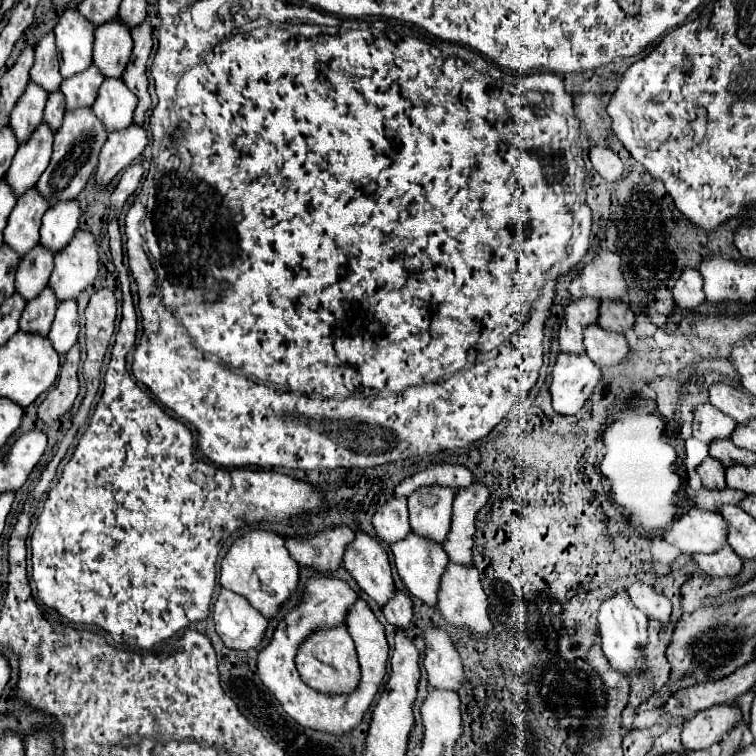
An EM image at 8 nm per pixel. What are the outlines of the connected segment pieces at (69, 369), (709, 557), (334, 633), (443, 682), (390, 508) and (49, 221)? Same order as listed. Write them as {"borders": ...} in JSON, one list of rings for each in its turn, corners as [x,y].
{"borders":[[[[75,344],[65,354],[65,362],[61,364],[61,372],[59,372],[59,380],[55,388],[47,394],[47,398],[37,408],[37,414],[45,424],[57,422],[73,406],[79,394],[77,366],[79,366],[79,344]]],[[[723,546],[713,554],[693,554],[691,558],[707,576],[737,576],[743,566],[743,560],[731,546]]],[[[345,624],[311,632],[297,650],[295,666],[305,684],[309,684],[311,688],[315,688],[319,692],[327,692],[327,694],[341,694],[341,692],[347,694],[347,692],[355,690],[355,686],[359,682],[359,664],[357,664],[355,644],[353,644]]],[[[427,626],[425,638],[425,670],[429,684],[435,688],[459,690],[463,680],[463,664],[449,634],[439,626]]],[[[391,496],[385,504],[381,504],[373,516],[373,526],[377,530],[377,536],[387,544],[393,544],[399,538],[405,538],[411,532],[407,498]]],[[[77,200],[57,202],[53,208],[49,208],[43,216],[41,244],[53,250],[53,254],[63,248],[79,228],[79,214],[81,212]]]]}

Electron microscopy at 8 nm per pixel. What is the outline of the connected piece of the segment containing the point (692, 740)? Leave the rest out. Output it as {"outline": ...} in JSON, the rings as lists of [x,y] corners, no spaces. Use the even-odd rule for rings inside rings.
{"outline":[[[721,704],[701,710],[683,724],[681,744],[689,750],[705,750],[717,742],[741,720],[741,710],[735,704]]]}

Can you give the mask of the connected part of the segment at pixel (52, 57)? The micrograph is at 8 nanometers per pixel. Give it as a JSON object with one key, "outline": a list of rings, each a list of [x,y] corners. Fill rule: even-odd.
{"outline":[[[45,34],[35,46],[35,62],[31,68],[31,80],[43,86],[43,90],[53,92],[59,90],[61,74],[59,74],[59,58],[55,48],[55,34]]]}

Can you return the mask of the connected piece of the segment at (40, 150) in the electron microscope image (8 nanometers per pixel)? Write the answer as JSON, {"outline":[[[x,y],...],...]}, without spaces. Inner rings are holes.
{"outline":[[[41,122],[29,136],[29,140],[19,146],[7,172],[7,182],[15,190],[15,196],[37,184],[39,174],[43,174],[47,162],[51,160],[51,146],[53,132],[47,122]]]}

